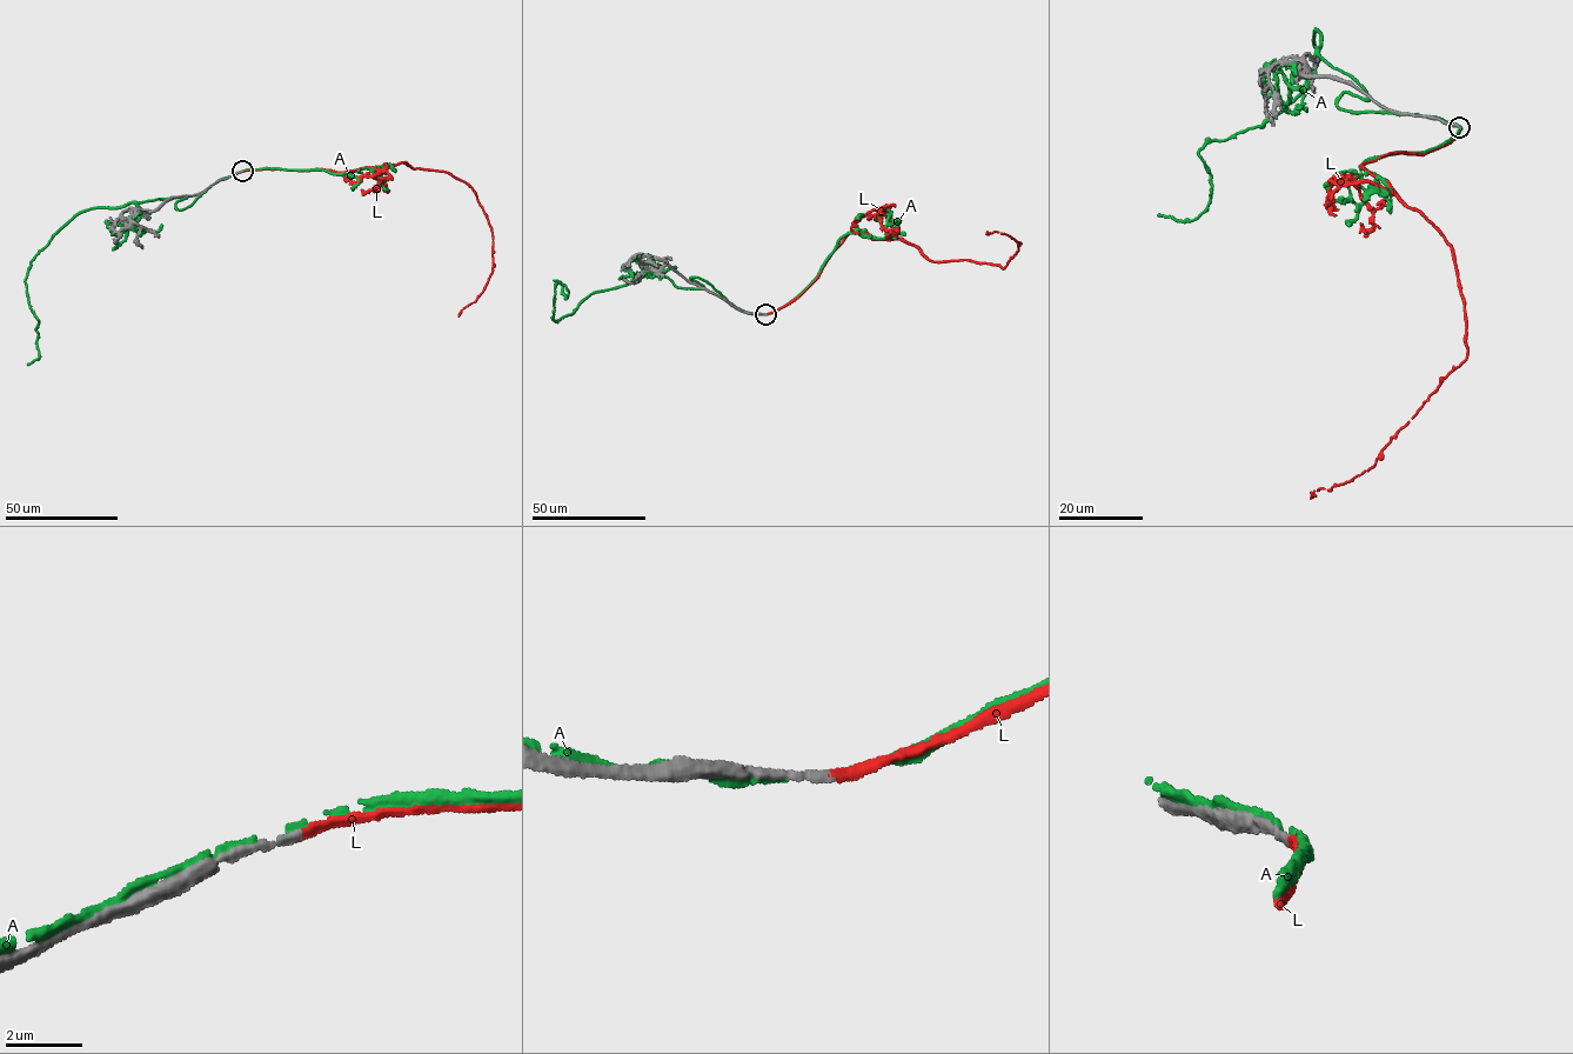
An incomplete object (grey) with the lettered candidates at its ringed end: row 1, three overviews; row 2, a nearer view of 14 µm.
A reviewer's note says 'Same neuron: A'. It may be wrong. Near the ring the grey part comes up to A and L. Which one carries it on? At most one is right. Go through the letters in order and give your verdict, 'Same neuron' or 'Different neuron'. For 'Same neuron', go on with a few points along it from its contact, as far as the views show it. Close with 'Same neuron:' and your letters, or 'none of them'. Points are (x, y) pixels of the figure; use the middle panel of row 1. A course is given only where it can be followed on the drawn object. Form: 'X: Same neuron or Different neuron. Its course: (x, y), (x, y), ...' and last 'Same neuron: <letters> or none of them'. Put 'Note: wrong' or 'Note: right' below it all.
A: Different neuron
L: Same neuron. Its course: (765, 314), (797, 298), (854, 231), (902, 238), (931, 261), (1004, 268), (1019, 242), (986, 233)
Same neuron: L
Note: wrong

